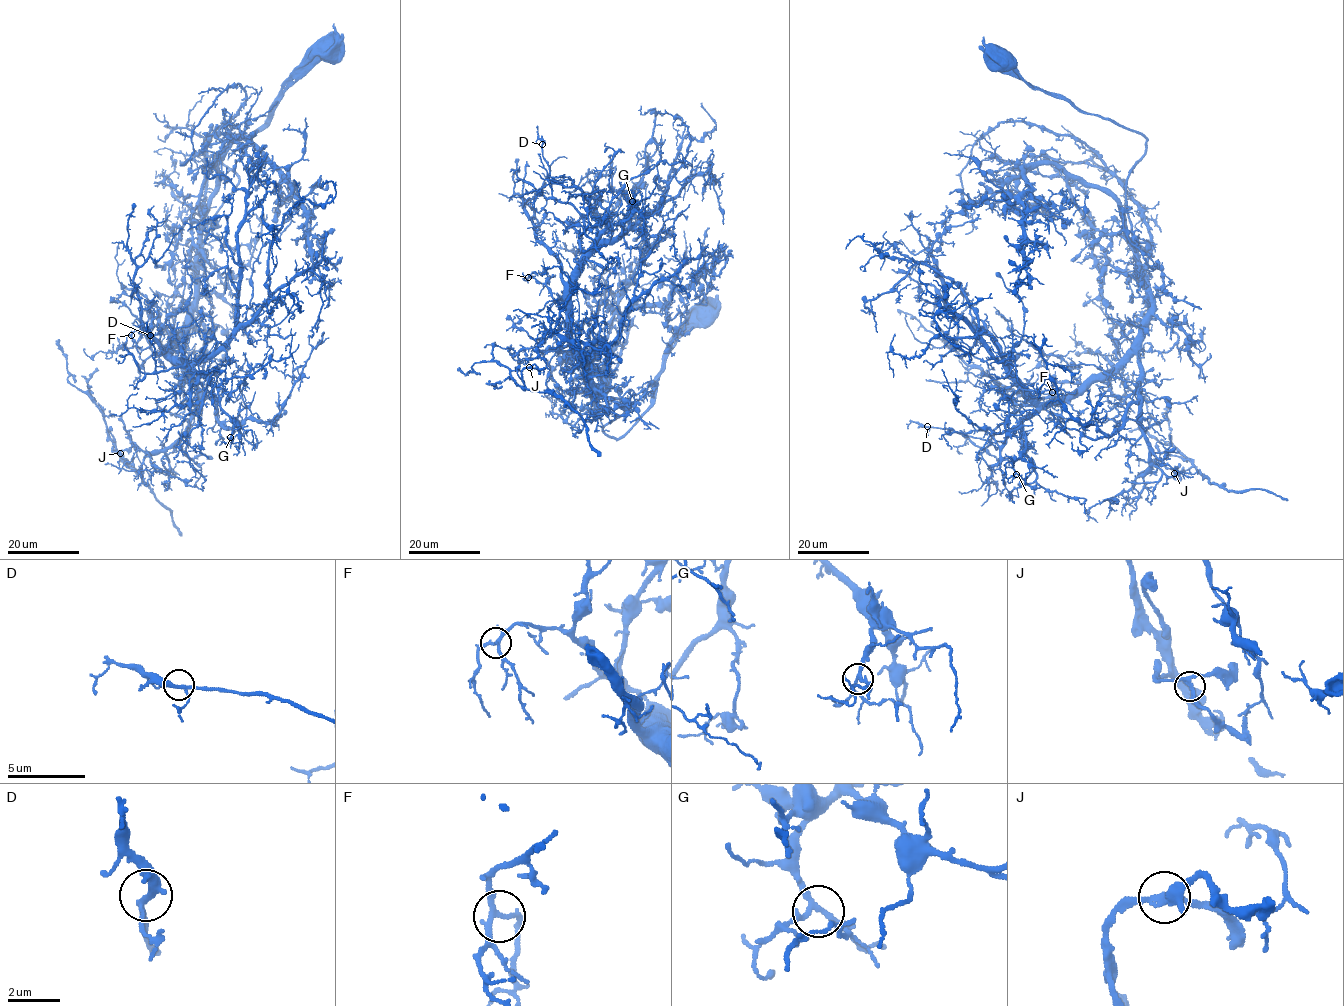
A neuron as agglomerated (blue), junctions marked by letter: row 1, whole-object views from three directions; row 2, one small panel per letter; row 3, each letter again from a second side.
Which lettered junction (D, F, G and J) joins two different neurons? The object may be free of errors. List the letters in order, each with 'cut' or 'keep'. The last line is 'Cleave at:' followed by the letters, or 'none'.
D: keep
F: keep
G: keep
J: cut
Cleave at: J

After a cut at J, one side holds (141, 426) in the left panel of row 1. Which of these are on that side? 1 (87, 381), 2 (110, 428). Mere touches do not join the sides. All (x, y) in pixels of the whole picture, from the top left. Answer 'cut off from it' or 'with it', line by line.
1: cut off from it
2: cut off from it

